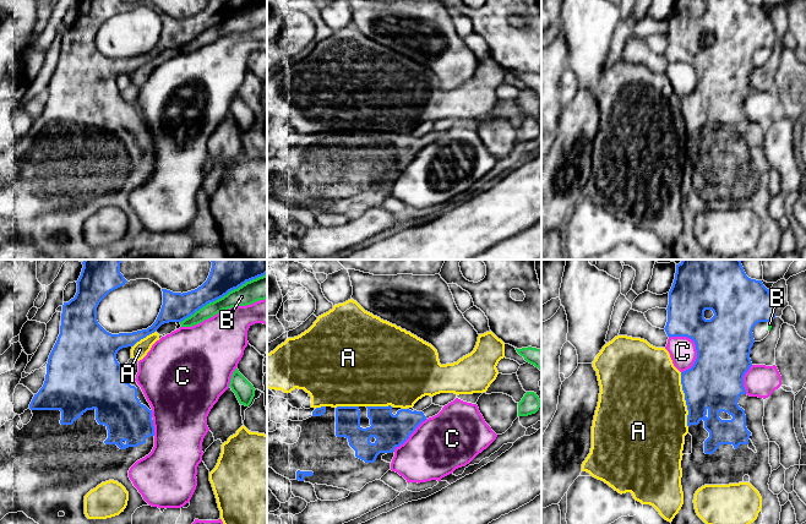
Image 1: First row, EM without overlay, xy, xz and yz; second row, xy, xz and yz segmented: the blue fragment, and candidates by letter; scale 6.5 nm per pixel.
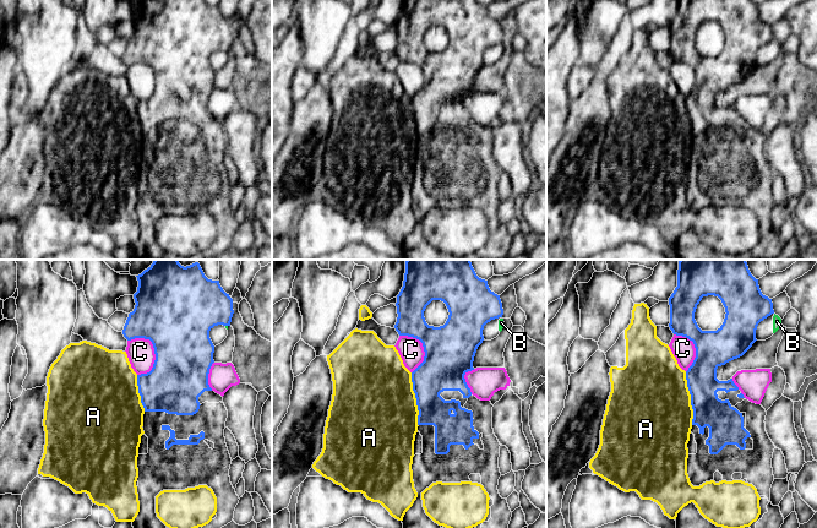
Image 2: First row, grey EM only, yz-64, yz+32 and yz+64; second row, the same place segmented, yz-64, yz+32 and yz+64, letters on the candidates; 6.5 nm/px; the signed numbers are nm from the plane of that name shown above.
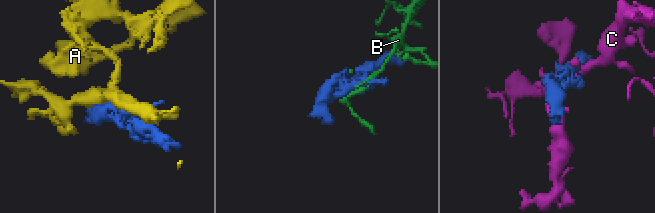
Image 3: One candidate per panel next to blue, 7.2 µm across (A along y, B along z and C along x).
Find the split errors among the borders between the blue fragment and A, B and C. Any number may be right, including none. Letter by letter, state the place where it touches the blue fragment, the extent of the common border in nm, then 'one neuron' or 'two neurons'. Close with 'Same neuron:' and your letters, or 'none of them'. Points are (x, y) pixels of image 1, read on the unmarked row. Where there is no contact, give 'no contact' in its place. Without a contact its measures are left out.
A: meets blue in yz at (685, 125); contact 360 nm long; two neurons
B: meets blue in xy at (222, 22); contact 650 nm long; two neurons
C: meets blue in yz at (696, 74); contact 260 nm long; two neurons
Same neuron: none of them

